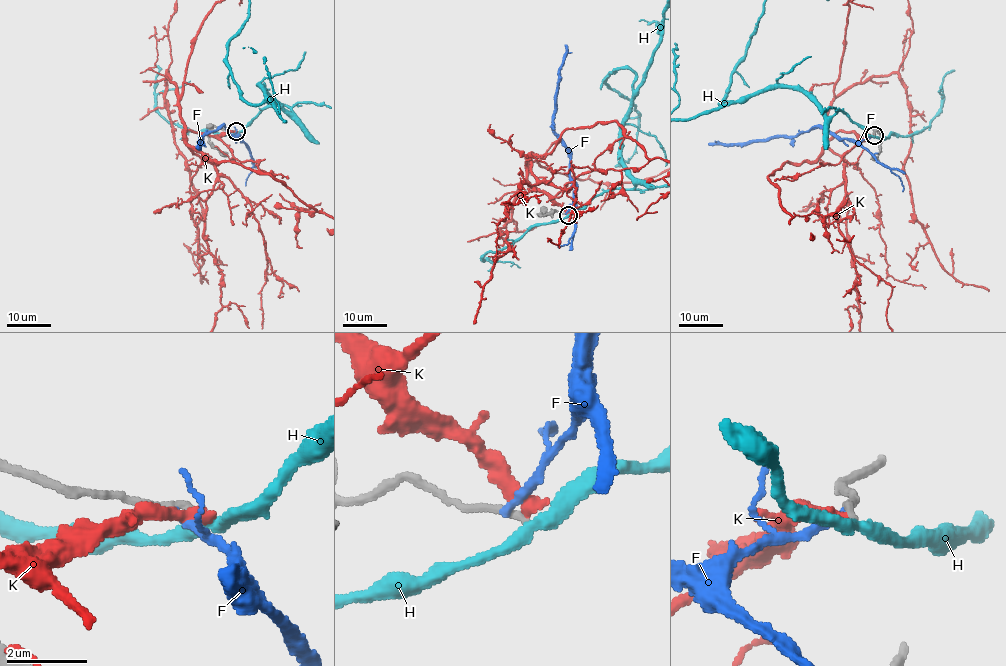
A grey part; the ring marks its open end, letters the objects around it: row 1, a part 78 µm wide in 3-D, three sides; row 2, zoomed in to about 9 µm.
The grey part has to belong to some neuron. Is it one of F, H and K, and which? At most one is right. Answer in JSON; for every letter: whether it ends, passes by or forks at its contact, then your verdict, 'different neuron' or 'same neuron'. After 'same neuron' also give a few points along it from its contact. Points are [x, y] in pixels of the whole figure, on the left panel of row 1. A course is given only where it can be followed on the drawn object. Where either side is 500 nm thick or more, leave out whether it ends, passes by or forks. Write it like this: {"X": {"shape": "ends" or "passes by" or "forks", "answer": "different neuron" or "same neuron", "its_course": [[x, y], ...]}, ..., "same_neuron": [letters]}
{"F": {"shape": "ends", "answer": "different neuron"}, "H": {"shape": "passes by", "answer": "different neuron"}, "K": {"shape": "ends", "answer": "different neuron"}, "same_neuron": []}

